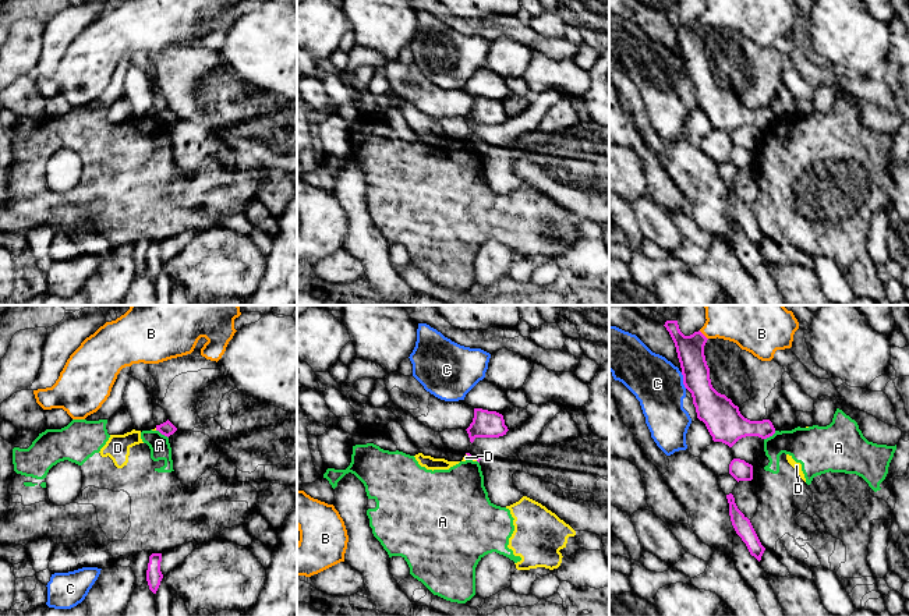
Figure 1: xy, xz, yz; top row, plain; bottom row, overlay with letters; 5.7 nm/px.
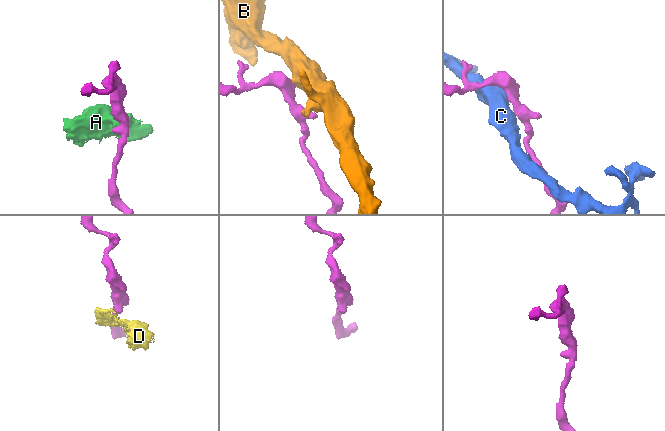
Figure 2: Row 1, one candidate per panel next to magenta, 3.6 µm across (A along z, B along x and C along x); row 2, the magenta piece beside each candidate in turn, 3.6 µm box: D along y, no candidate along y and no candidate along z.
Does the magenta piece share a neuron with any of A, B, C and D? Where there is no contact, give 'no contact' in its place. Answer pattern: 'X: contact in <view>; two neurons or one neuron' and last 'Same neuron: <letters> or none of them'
A: contact in yz; two neurons
B: contact in yz; one neuron
C: contact in yz; two neurons
D: contact in xz; two neurons
Same neuron: B

